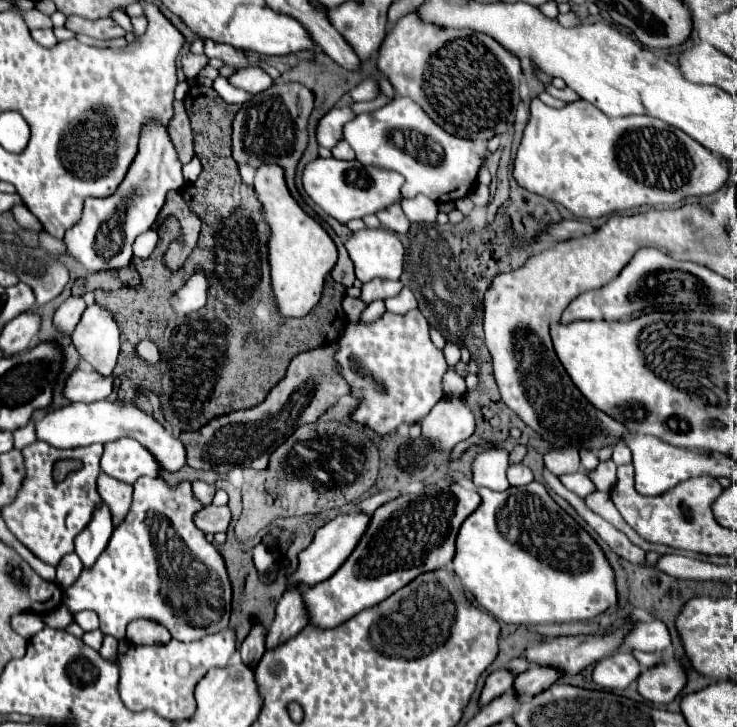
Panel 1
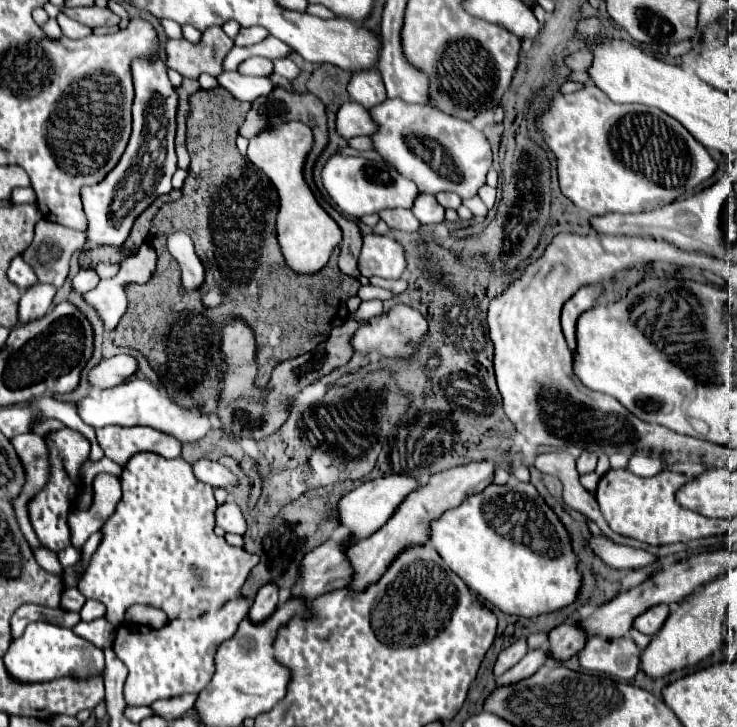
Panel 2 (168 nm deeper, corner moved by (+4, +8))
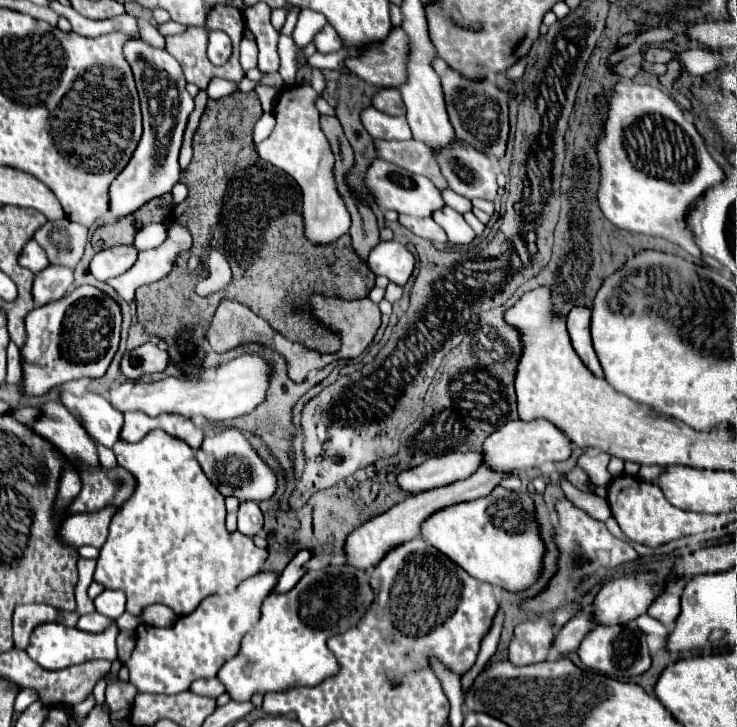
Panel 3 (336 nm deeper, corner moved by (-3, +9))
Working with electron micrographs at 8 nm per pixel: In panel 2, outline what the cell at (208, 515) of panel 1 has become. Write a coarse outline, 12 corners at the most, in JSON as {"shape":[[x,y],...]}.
{"shape":[[233,501],[217,507],[215,523],[227,533],[247,529],[241,509]]}

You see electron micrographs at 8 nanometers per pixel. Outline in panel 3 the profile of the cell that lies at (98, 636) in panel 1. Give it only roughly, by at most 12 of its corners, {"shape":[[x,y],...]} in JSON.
{"shape":[[94,612],[80,616],[78,628],[102,632],[110,618]]}

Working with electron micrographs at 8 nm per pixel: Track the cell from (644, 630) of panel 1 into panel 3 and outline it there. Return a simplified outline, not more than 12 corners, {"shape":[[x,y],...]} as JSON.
{"shape":[[666,590],[648,614],[670,626],[680,614],[680,592]]}

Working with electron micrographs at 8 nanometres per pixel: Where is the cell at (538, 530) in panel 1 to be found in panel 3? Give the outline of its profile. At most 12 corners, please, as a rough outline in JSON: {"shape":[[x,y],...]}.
{"shape":[[498,486],[420,538],[510,592],[540,576],[534,502]]}

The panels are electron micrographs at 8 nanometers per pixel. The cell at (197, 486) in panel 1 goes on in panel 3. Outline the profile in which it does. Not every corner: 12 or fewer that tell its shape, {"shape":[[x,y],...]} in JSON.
{"shape":[[238,428],[196,450],[222,496],[262,502],[276,472]]}

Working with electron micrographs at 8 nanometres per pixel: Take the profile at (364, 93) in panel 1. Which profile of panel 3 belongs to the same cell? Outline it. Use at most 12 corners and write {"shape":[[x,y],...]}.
{"shape":[[382,88],[374,100],[374,108],[404,116],[406,106],[396,88]]}

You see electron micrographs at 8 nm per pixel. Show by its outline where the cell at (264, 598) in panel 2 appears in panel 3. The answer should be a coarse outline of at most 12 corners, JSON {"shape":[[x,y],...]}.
{"shape":[[308,548],[296,552],[280,574],[274,592],[290,590],[312,558]]}

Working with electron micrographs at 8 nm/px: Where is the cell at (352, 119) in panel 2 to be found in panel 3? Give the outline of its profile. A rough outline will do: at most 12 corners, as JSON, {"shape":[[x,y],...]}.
{"shape":[[374,106],[362,124],[378,140],[412,140],[404,116],[388,116]]}

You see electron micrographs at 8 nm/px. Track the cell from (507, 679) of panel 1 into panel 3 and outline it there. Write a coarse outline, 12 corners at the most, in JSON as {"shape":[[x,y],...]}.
{"shape":[[548,616],[514,628],[508,660],[548,660],[556,628]]}

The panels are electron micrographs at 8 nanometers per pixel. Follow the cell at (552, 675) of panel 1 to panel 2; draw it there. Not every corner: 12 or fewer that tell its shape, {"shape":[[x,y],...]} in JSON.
{"shape":[[577,625],[549,631],[547,655],[567,661],[585,647]]}

